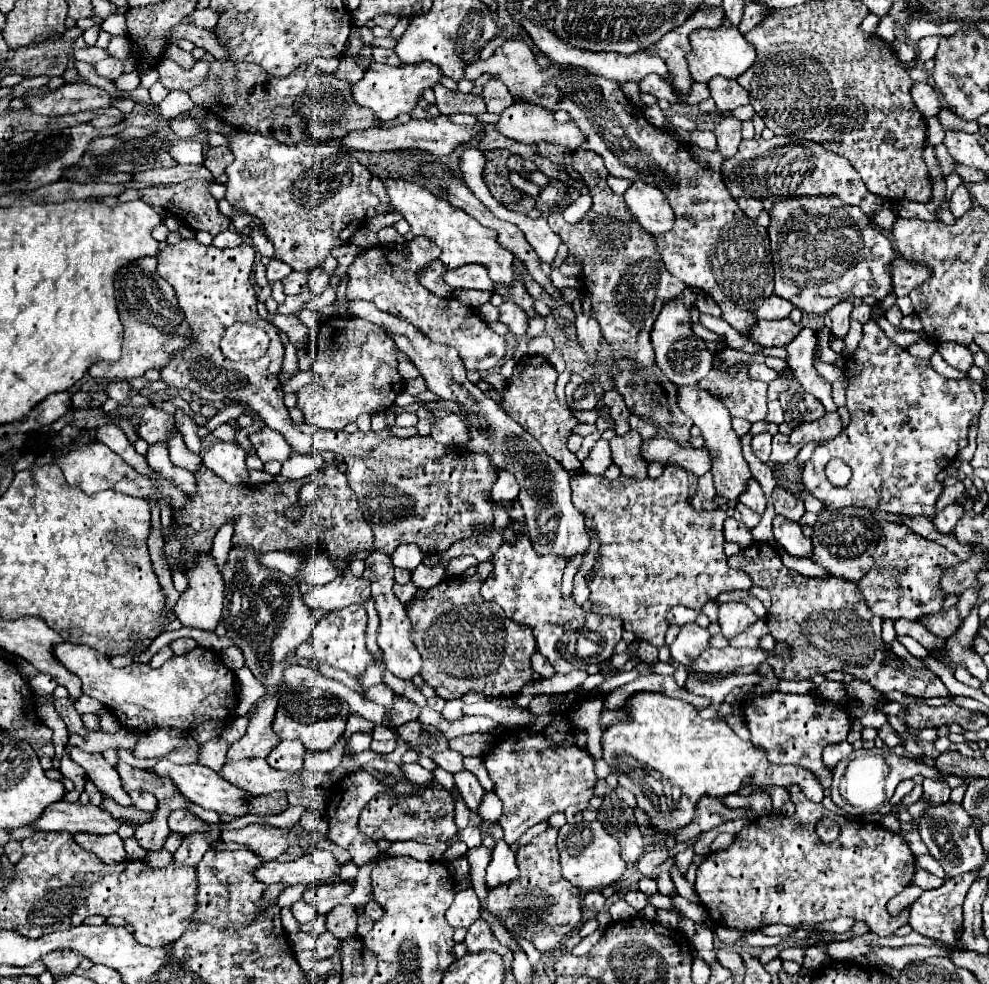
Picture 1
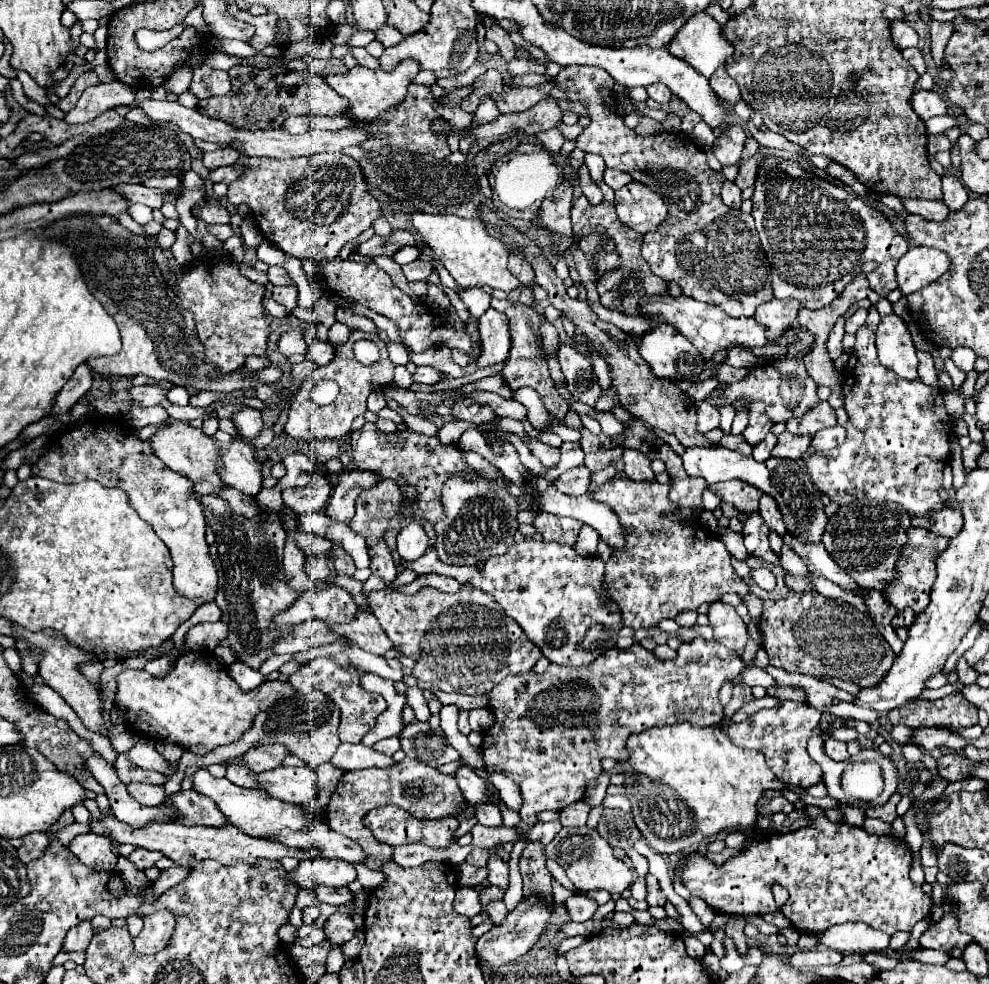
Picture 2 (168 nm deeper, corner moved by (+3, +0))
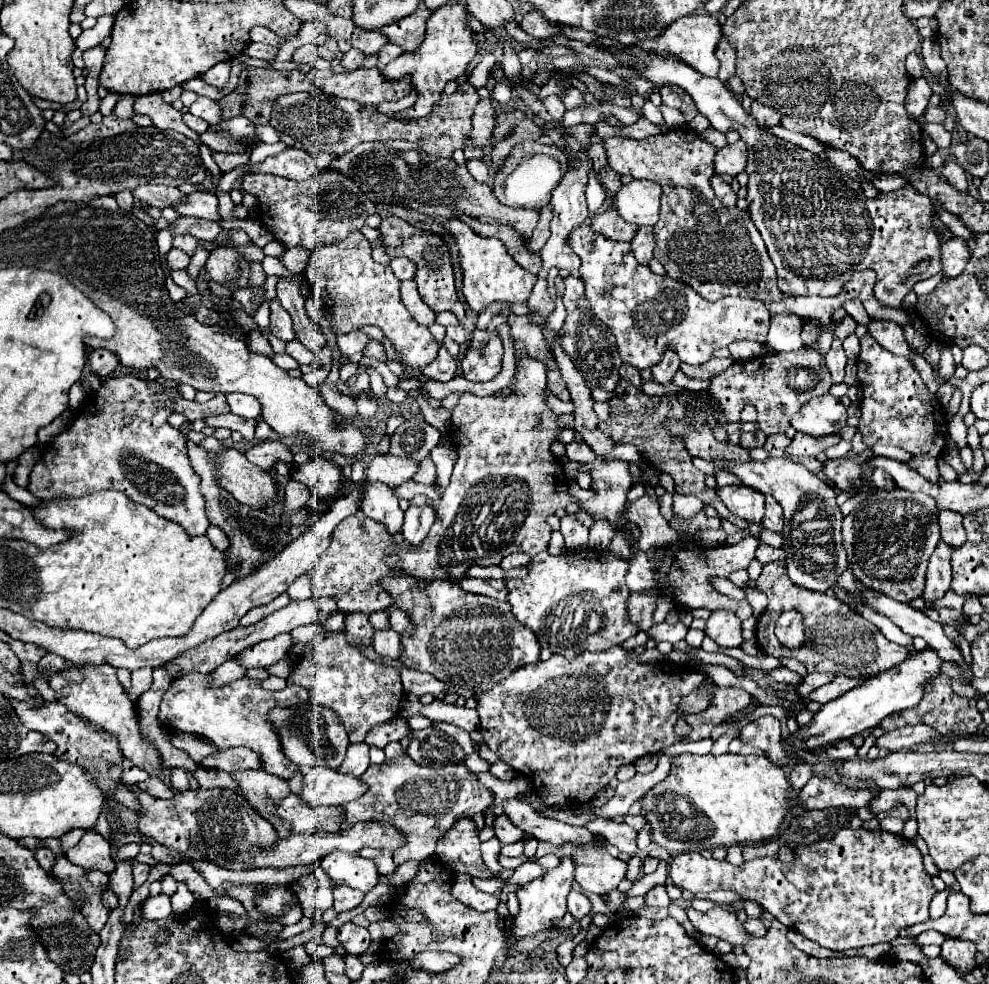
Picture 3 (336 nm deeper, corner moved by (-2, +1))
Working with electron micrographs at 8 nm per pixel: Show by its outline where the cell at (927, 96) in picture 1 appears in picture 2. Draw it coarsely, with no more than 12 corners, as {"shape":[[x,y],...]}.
{"shape":[[934,91],[912,95],[912,107],[922,121],[946,115],[946,101]]}

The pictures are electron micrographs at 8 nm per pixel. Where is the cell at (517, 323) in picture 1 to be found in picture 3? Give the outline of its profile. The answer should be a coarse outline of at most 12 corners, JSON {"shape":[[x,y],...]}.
{"shape":[[473,330],[461,370],[487,382],[501,370],[497,330]]}

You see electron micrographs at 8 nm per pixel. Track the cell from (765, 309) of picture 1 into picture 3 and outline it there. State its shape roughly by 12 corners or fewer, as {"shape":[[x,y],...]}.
{"shape":[[771,314],[767,346],[777,352],[803,346],[797,314]]}

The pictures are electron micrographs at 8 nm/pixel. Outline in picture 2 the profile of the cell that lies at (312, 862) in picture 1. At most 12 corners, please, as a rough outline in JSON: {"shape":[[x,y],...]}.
{"shape":[[308,859],[290,873],[298,887],[344,887],[356,881],[352,863]]}

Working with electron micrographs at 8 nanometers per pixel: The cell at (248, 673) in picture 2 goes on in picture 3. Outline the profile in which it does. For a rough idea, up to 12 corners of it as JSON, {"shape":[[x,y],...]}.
{"shape":[[237,658],[211,672],[217,686],[243,678],[247,668]]}

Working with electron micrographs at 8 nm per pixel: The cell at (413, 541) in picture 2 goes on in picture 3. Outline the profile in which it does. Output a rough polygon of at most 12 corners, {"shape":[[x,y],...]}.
{"shape":[[409,506],[401,530],[405,542],[419,548],[427,538],[435,510]]}

